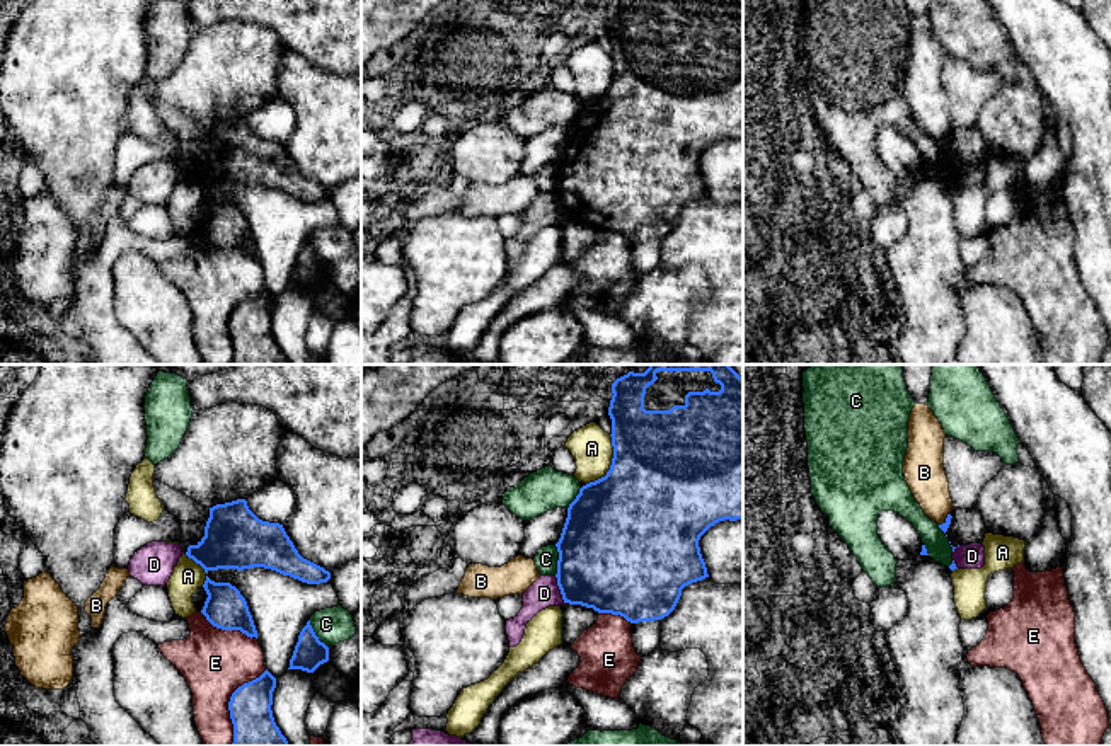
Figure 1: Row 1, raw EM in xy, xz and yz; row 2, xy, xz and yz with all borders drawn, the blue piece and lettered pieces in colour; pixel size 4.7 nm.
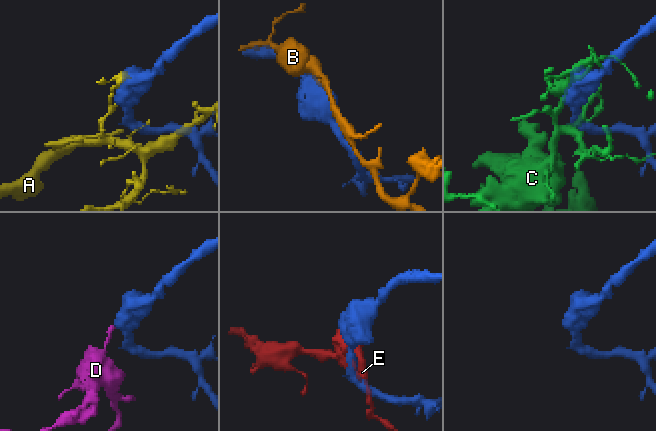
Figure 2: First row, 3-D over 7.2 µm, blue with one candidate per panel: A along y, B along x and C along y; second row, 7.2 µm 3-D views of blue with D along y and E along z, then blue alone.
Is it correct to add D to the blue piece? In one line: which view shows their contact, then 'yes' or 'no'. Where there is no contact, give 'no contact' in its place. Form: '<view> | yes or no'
xz | no

